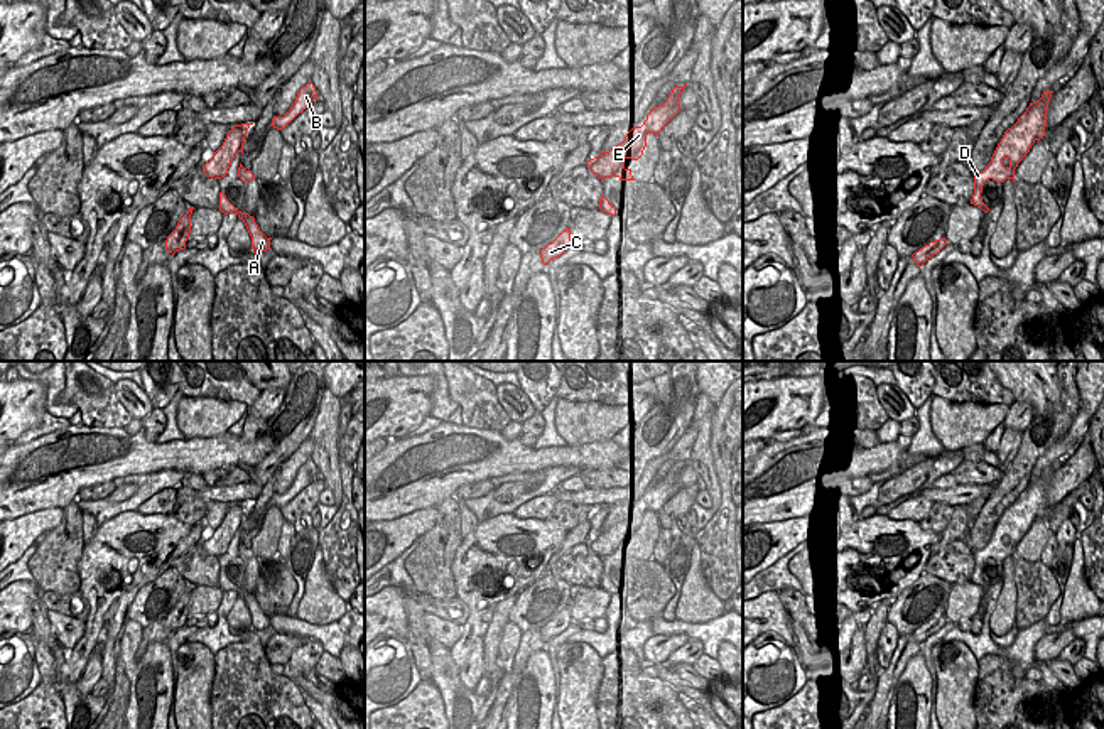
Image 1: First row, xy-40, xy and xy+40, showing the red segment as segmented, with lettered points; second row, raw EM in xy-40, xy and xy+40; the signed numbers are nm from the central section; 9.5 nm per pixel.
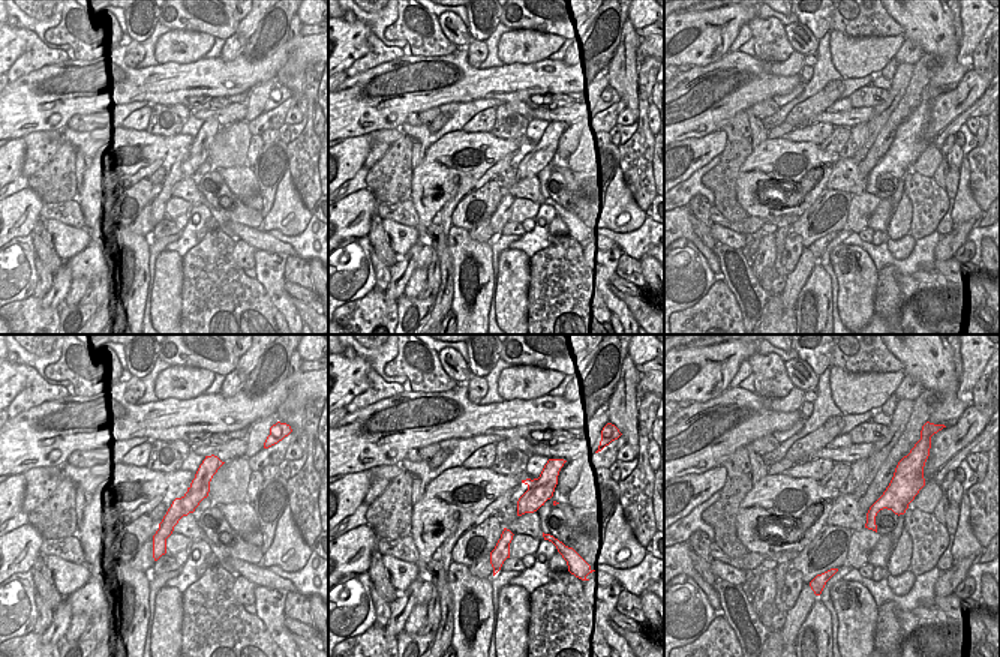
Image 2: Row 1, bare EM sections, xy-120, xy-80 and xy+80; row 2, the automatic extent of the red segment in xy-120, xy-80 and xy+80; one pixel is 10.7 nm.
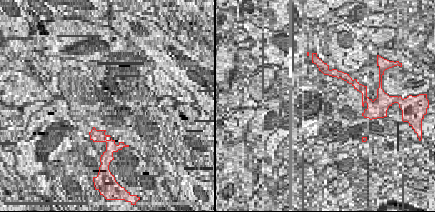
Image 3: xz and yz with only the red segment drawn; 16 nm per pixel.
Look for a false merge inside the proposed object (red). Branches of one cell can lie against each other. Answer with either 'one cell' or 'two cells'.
two cells

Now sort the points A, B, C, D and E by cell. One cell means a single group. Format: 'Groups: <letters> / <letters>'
Groups: A B D E / C

